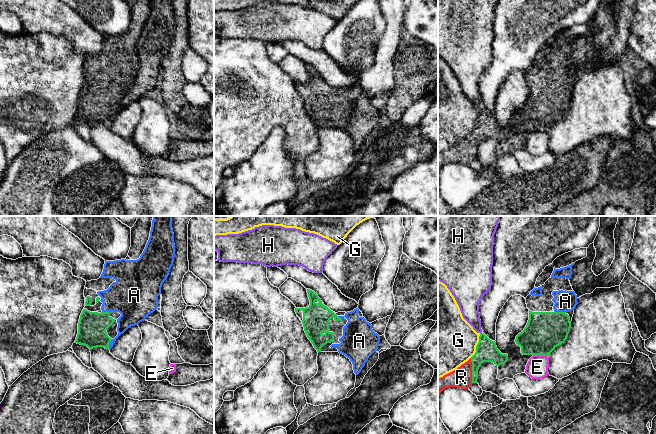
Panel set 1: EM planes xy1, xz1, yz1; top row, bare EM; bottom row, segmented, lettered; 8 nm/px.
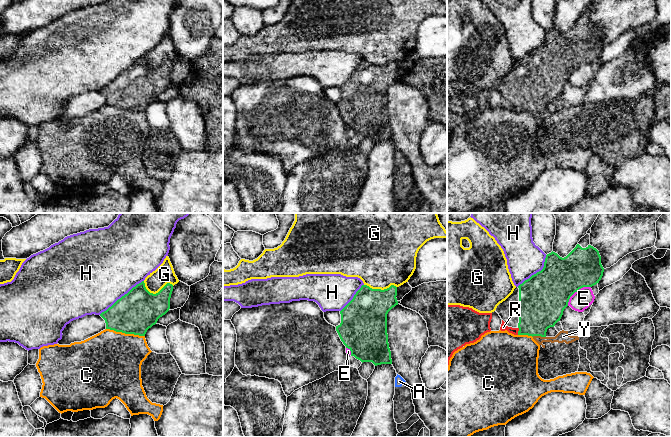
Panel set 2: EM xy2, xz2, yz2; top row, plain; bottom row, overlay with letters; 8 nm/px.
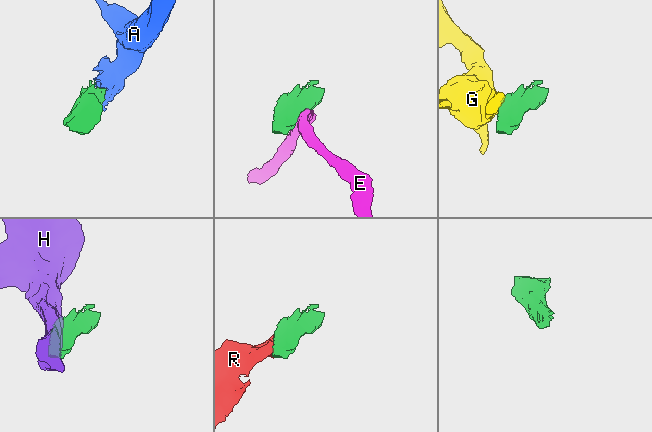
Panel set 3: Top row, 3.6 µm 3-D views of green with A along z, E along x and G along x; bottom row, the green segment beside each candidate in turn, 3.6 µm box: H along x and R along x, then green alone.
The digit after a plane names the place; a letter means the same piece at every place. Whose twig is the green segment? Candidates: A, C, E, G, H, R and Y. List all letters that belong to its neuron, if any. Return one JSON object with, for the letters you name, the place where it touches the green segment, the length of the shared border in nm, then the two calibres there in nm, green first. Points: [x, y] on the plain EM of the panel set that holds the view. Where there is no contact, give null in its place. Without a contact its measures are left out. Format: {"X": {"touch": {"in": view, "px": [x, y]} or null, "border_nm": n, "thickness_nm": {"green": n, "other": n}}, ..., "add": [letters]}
{"R": {"touch": {"in": "yz1", "px": [472, 147]}, "border_nm": 200, "thickness_nm": {"green": 180, "other": 160}}, "add": ["R"]}

